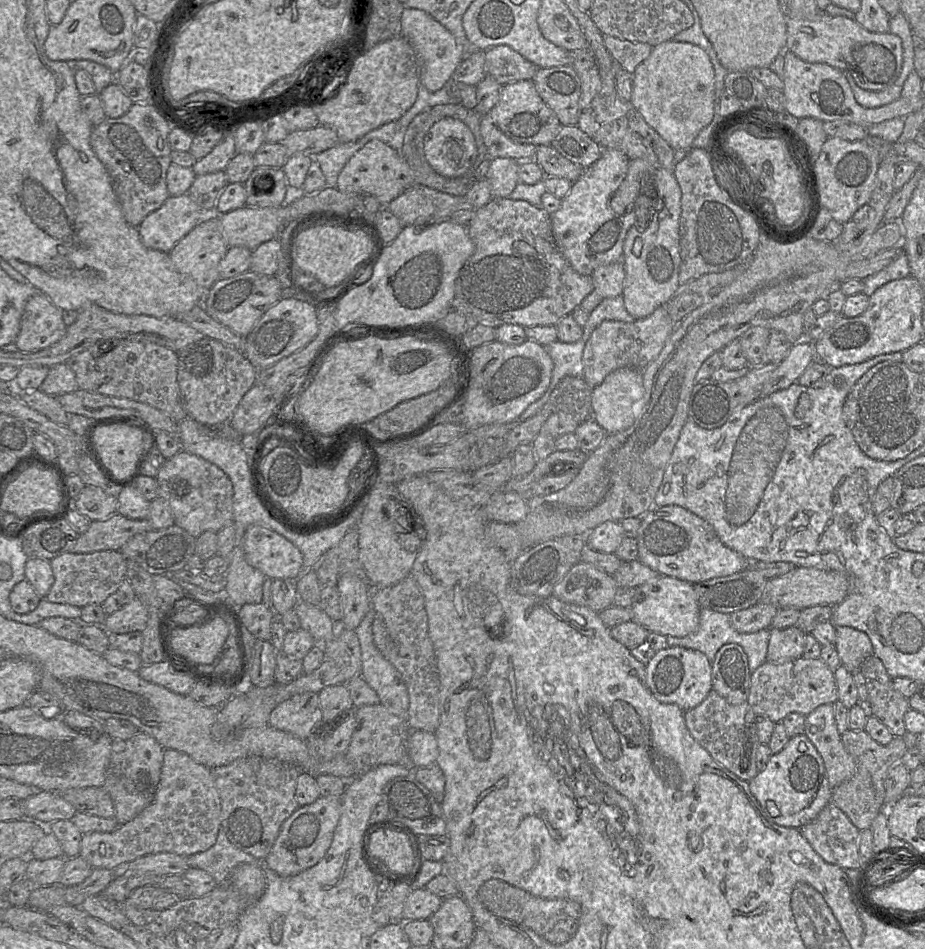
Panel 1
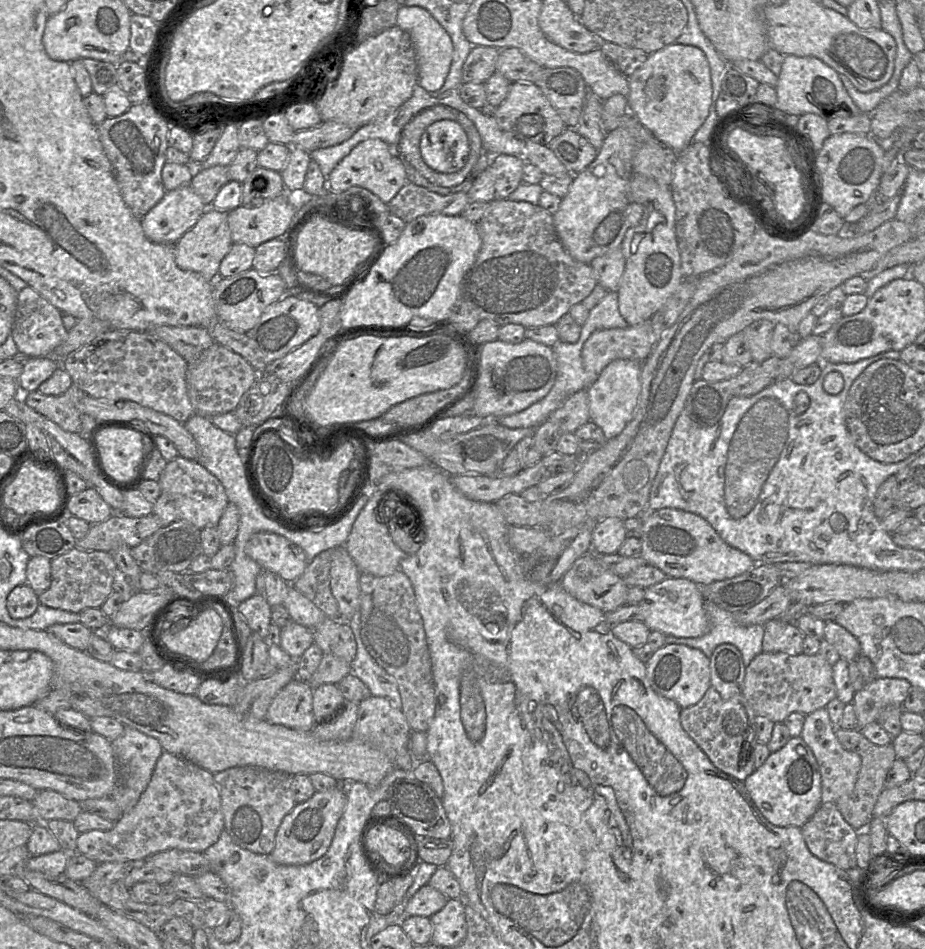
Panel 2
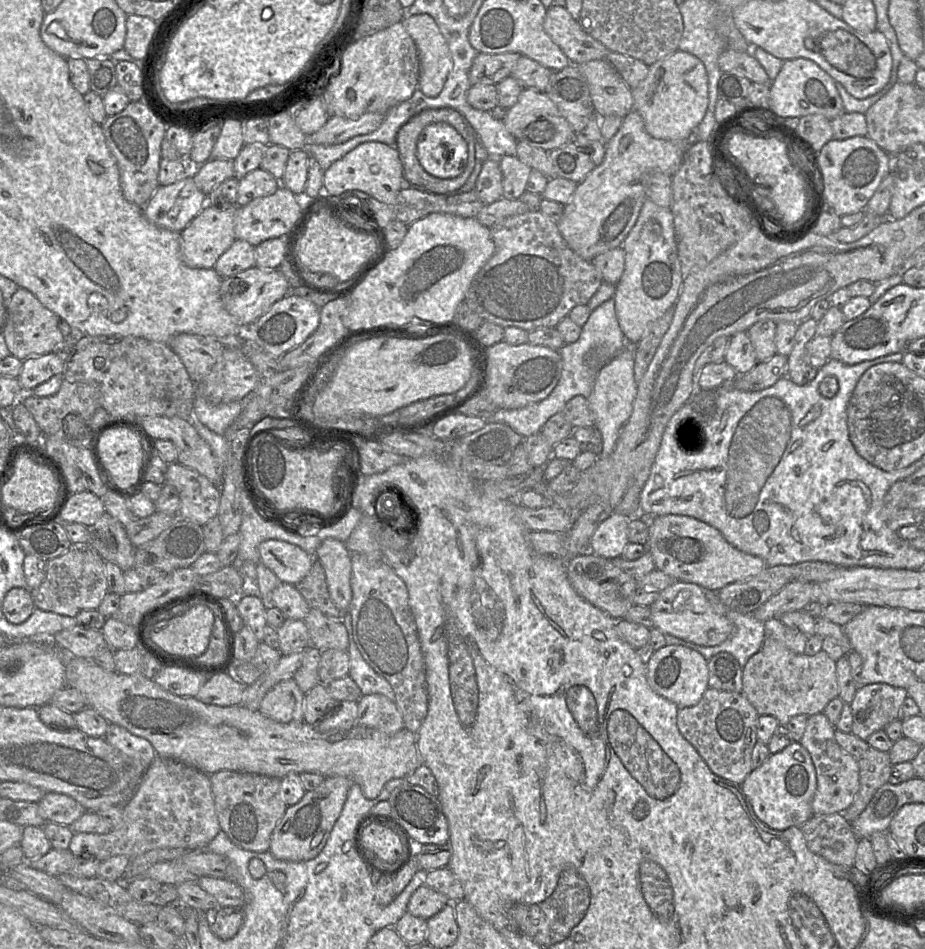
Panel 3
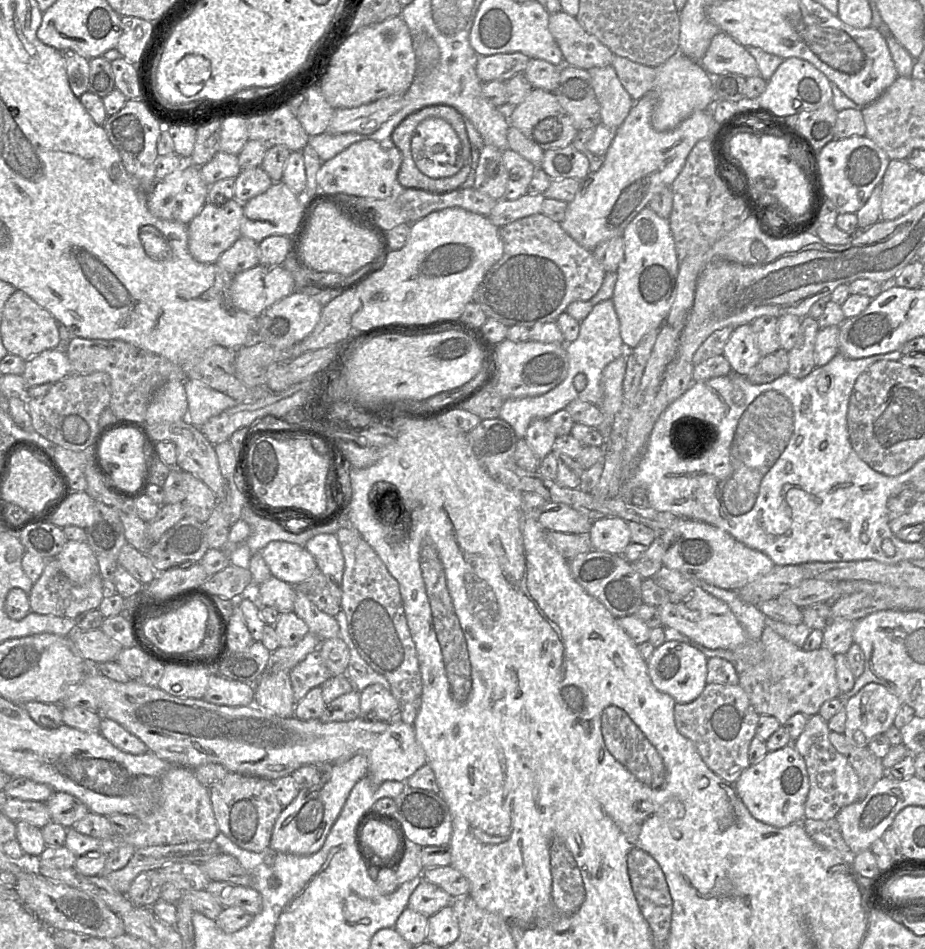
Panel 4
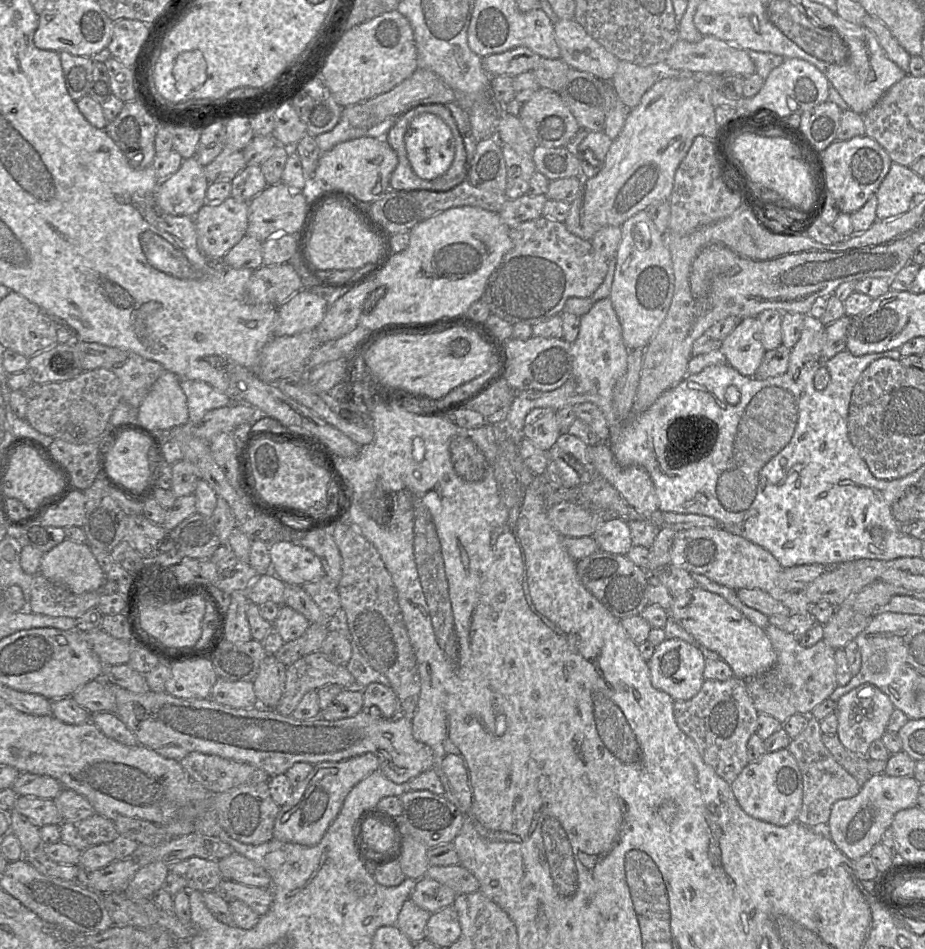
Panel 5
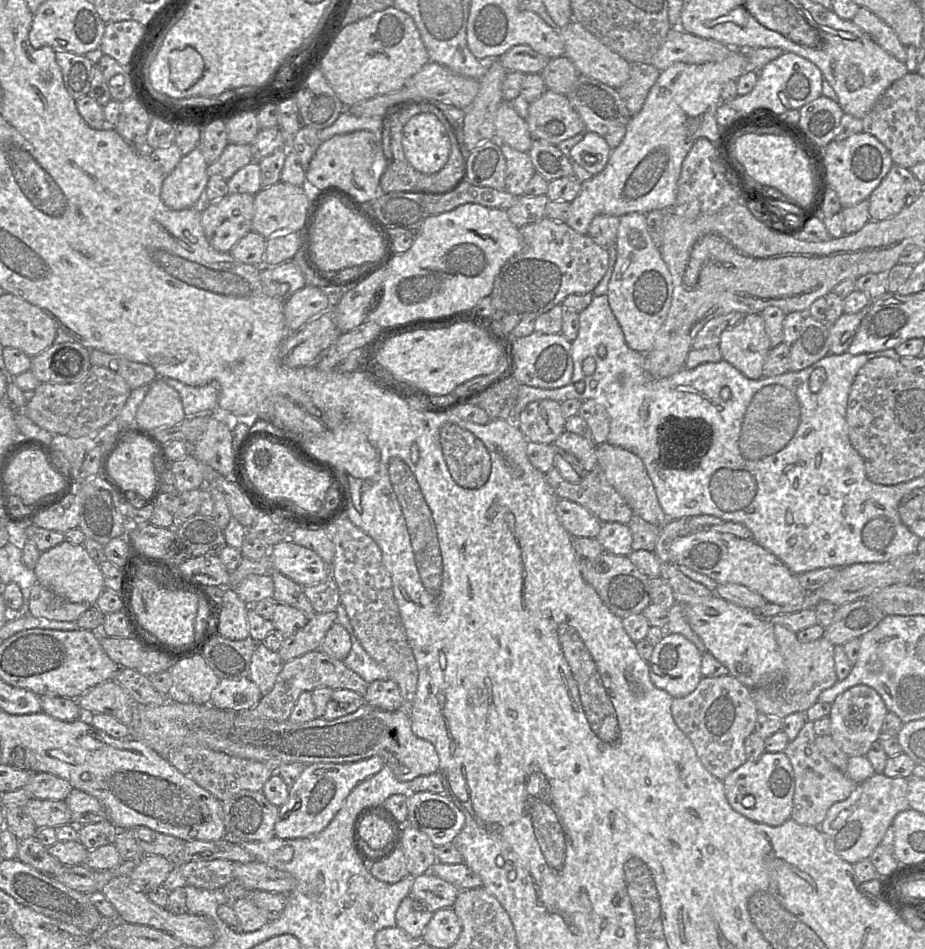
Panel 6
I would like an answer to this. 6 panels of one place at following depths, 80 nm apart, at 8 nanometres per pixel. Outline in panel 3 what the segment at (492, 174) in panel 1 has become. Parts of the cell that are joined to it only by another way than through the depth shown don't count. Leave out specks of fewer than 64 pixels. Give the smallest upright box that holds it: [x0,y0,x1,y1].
[499,155,532,199]

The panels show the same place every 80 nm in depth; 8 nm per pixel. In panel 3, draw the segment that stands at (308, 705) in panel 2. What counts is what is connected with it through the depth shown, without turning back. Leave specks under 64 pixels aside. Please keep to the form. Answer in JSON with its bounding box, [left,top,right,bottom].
[258,678,305,723]

